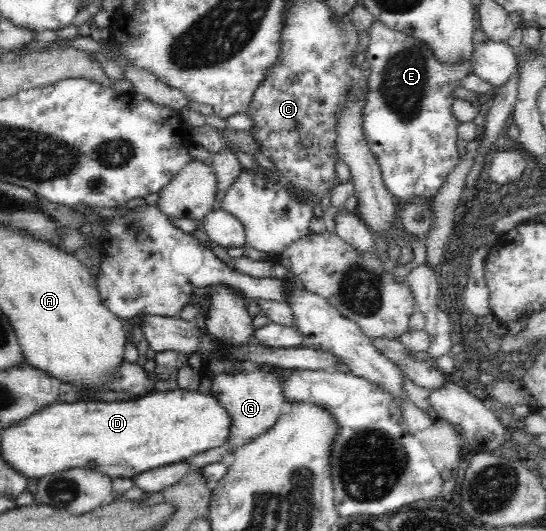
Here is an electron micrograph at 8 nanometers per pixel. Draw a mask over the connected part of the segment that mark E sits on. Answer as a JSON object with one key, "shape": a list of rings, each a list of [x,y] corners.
{"shape":[[[379,19],[373,24],[371,44],[365,56],[371,64],[371,72],[365,94],[366,104],[362,111],[363,137],[369,145],[369,151],[377,159],[389,194],[395,200],[419,204],[421,197],[437,196],[439,188],[461,158],[457,151],[457,120],[451,116],[451,94],[461,86],[461,80],[467,76],[469,68],[440,64],[427,44],[421,43],[415,36],[403,35],[403,32],[383,25]]]}

